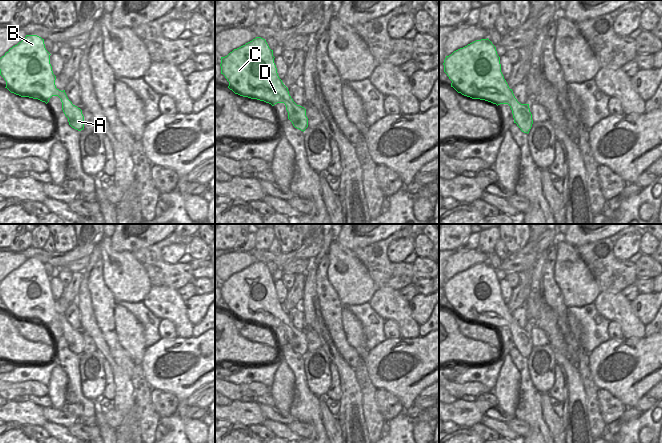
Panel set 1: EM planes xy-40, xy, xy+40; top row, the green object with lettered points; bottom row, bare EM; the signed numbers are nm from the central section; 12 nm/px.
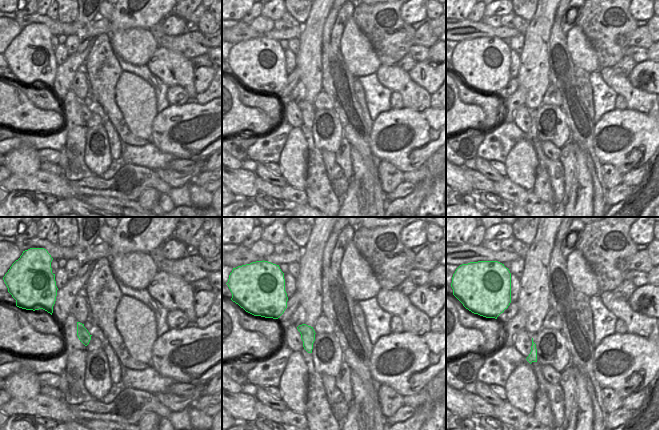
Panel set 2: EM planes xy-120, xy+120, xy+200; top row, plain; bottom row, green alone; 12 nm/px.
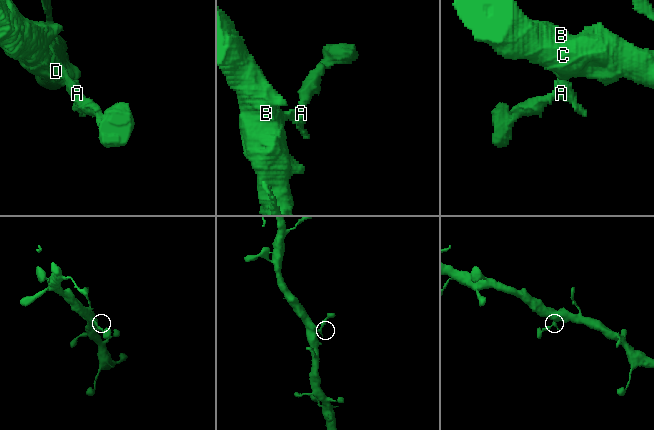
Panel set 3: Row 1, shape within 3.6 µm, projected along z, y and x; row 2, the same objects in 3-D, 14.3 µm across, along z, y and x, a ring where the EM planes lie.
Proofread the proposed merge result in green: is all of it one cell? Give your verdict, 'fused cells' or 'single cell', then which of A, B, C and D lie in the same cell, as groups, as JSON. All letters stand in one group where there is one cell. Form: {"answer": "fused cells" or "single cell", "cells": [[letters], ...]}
{"answer": "single cell", "cells": [["A", "B", "C", "D"]]}

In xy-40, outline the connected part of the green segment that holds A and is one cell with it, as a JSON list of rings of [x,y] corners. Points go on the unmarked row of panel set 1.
[[[26,259],[24,264],[0,282],[0,299],[6,305],[5,312],[21,321],[38,323],[46,328],[52,320],[58,320],[69,349],[81,355],[84,353],[82,334],[72,328],[65,314],[56,312],[50,279],[44,263]]]

